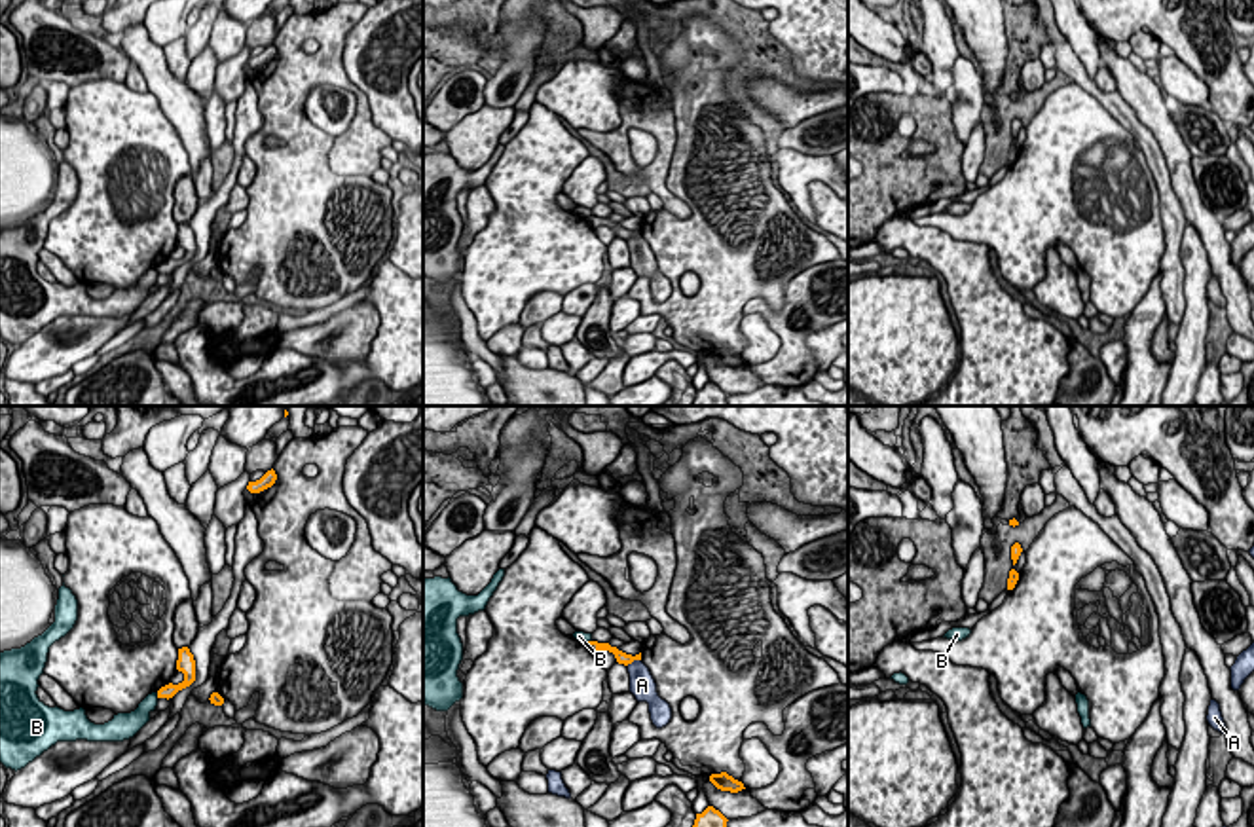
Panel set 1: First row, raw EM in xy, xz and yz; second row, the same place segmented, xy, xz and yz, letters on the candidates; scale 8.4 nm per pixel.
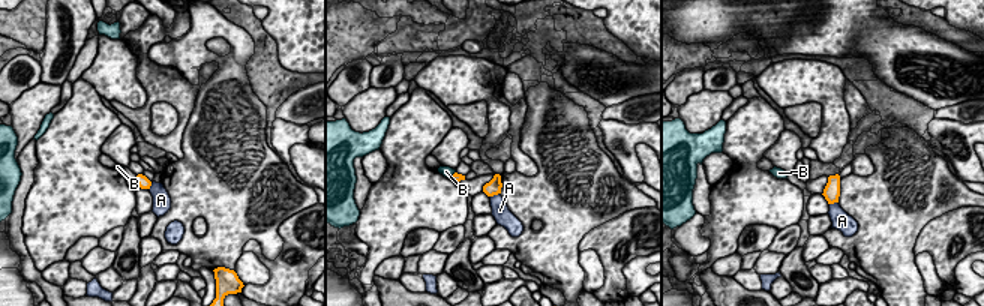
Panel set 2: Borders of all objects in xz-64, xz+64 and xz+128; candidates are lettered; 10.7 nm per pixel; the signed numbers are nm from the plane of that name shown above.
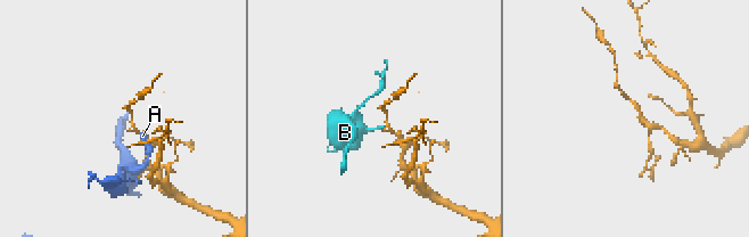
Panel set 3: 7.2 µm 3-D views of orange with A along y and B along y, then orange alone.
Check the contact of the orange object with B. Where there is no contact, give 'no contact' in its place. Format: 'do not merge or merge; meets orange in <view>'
do not merge; meets orange in xy

